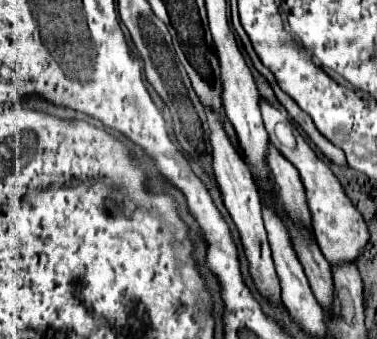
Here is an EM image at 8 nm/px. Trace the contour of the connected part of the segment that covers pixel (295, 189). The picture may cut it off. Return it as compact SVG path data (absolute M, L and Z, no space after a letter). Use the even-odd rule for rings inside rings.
M273 146L267 148L267 166L273 174L273 182L279 192L279 200L283 200L283 208L291 212L295 222L303 222L311 228L311 214L307 210L307 200L303 192L303 184L299 180L299 172L295 172L293 164Z

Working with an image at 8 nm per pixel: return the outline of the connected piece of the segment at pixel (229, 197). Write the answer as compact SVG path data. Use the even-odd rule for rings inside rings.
M205 106L205 112L207 112L207 126L211 126L213 172L215 172L215 178L219 182L225 208L229 210L239 234L241 234L241 242L243 242L243 248L245 248L245 254L247 254L247 260L249 260L249 266L251 266L251 276L257 284L257 290L263 296L267 296L271 300L279 300L281 298L281 288L279 288L279 278L277 278L277 272L275 272L275 266L273 266L273 260L271 260L271 248L269 248L267 232L265 232L263 218L261 218L261 200L259 200L257 186L253 182L253 176L251 176L247 164L241 160L241 156L235 150L235 146L231 144L231 140L227 140L227 134L223 132L221 116L213 108L207 108L207 106Z

